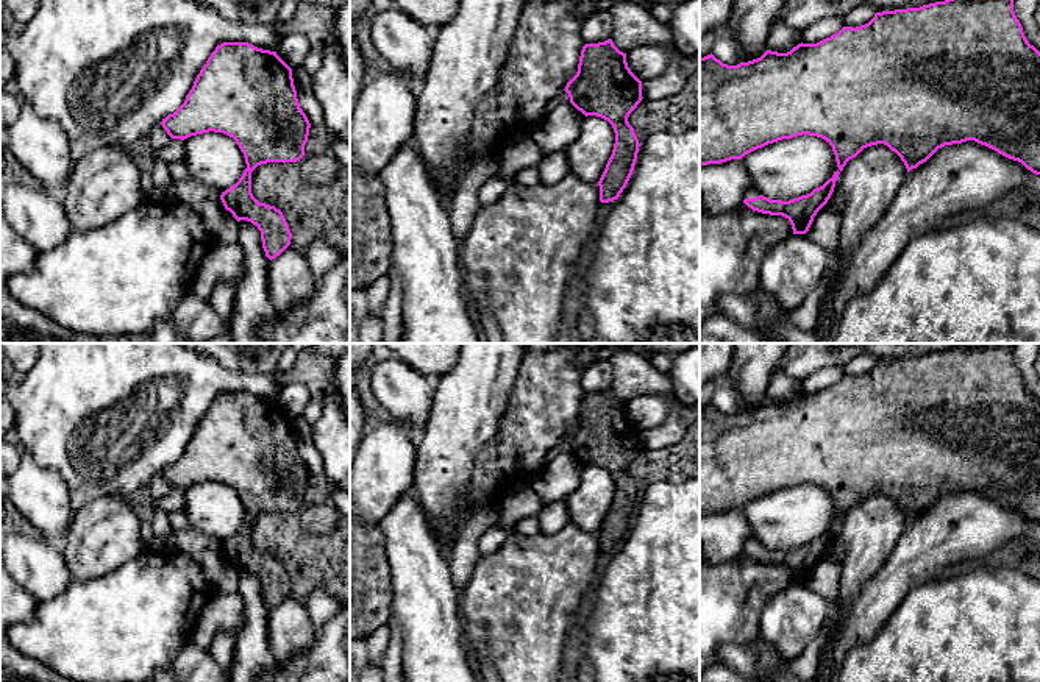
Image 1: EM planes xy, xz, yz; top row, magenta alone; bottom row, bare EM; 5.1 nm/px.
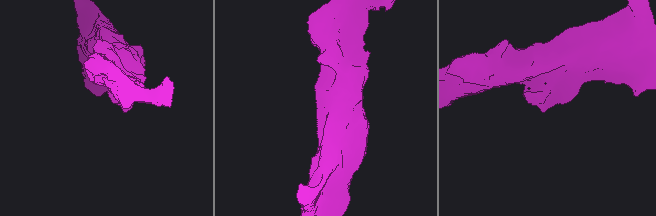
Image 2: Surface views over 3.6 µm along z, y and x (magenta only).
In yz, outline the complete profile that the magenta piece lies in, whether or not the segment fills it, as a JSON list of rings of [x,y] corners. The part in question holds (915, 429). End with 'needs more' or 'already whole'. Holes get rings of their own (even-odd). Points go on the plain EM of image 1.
[[[957,343],[945,351],[935,351],[920,357],[876,362],[868,373],[856,378],[843,376],[839,382],[817,393],[801,392],[787,403],[767,400],[760,407],[737,415],[723,414],[712,403],[700,407],[700,515],[742,509],[745,504],[768,493],[803,484],[825,488],[832,496],[840,521],[864,498],[878,493],[884,493],[895,501],[904,512],[907,521],[910,521],[945,495],[974,490],[1009,509],[1021,512],[1028,520],[1040,524],[1040,401],[1028,392],[1023,376],[1013,362],[1013,343]]]; already whole

